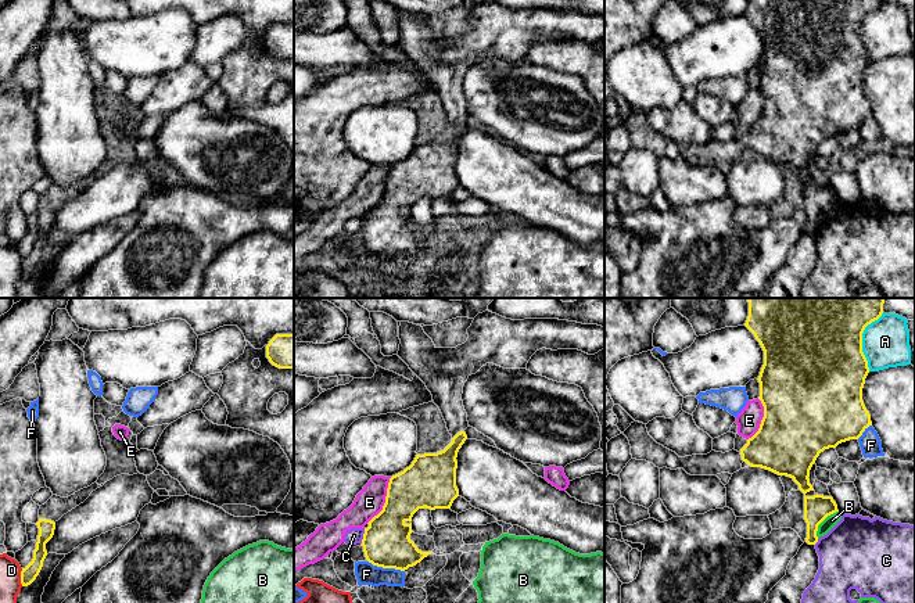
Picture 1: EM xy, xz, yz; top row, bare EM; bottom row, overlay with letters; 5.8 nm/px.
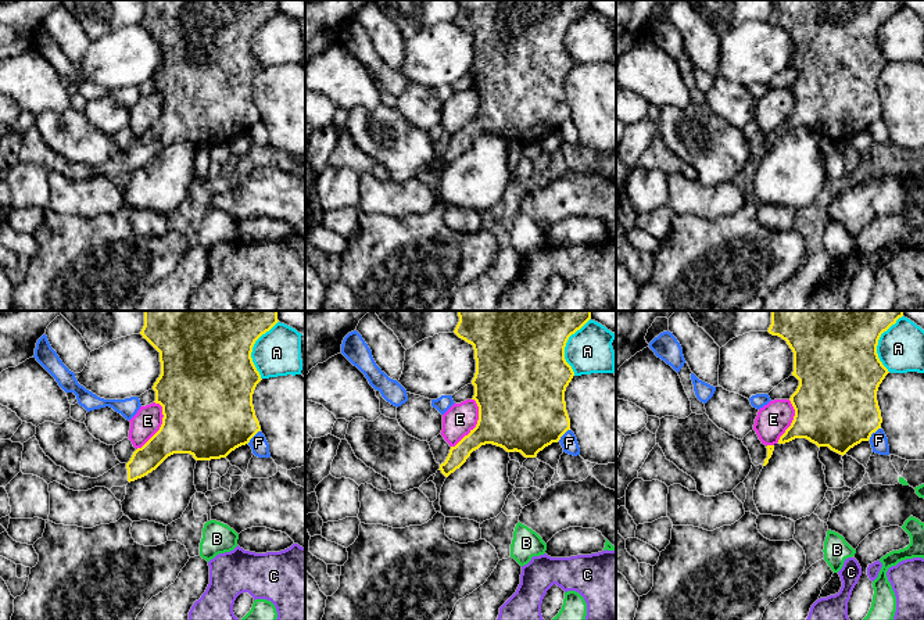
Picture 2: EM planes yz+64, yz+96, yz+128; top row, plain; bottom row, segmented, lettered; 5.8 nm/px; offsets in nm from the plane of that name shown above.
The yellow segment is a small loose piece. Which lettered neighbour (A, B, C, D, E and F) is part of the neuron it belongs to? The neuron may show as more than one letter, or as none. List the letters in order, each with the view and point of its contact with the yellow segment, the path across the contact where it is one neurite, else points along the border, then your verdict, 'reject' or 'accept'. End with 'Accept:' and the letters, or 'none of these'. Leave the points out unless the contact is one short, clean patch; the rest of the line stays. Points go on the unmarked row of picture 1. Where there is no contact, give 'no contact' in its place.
A: meets yellow in yz at (861, 29); reject
B: meets yellow in yz at (821, 211); border along yz (838, 200), (831, 203), (818, 215), (817, 228); reject
C: meets yellow in xz at (363, 225); reject
D: meets yellow in xy at (21, 266); reject
E: meets yellow in xz at (386, 190); reject
F: meets yellow in xz at (386, 257); reject
Accept: none of these

